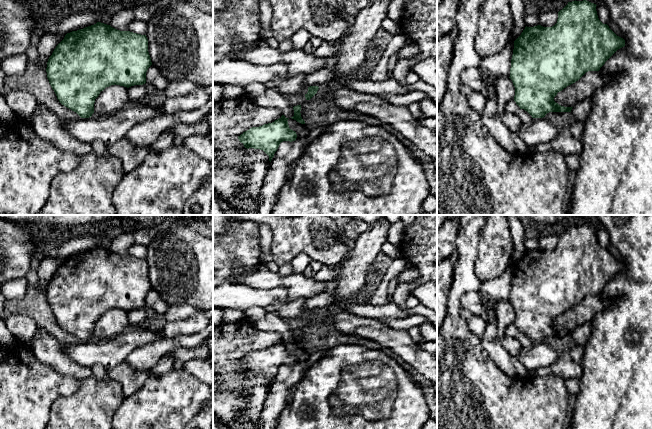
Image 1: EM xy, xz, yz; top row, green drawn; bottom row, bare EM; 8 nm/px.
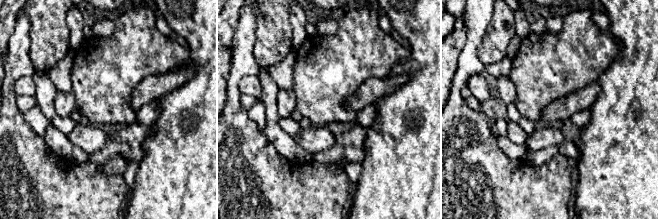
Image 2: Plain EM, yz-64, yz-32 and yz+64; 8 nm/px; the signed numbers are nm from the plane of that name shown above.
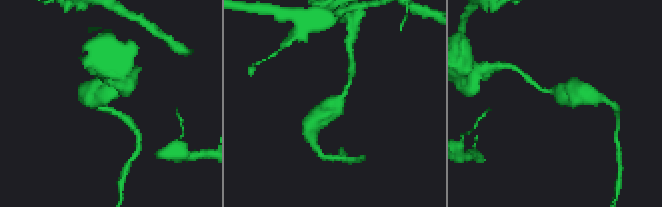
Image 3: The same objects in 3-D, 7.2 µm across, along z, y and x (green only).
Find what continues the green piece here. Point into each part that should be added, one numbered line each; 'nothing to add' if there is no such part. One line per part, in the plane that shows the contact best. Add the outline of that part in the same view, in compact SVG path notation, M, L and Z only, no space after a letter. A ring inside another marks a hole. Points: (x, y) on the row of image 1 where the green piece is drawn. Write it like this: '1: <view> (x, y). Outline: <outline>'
nothing to add

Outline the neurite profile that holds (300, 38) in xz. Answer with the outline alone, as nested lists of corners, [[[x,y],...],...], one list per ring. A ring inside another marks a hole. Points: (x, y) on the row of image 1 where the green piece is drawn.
[[[299,29],[291,37],[292,48],[302,50],[311,37],[312,37],[311,33],[306,29]]]

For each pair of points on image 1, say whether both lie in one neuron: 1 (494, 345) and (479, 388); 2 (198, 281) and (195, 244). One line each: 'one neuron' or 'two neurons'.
1: two neurons
2: one neuron

